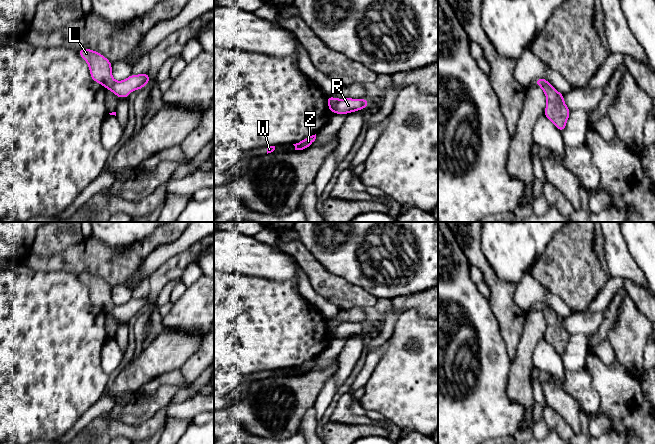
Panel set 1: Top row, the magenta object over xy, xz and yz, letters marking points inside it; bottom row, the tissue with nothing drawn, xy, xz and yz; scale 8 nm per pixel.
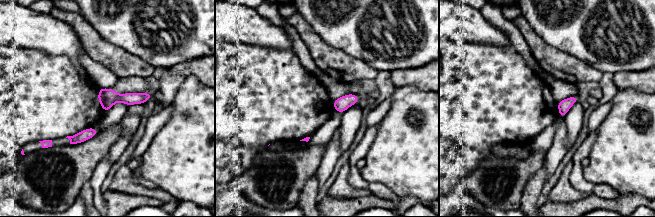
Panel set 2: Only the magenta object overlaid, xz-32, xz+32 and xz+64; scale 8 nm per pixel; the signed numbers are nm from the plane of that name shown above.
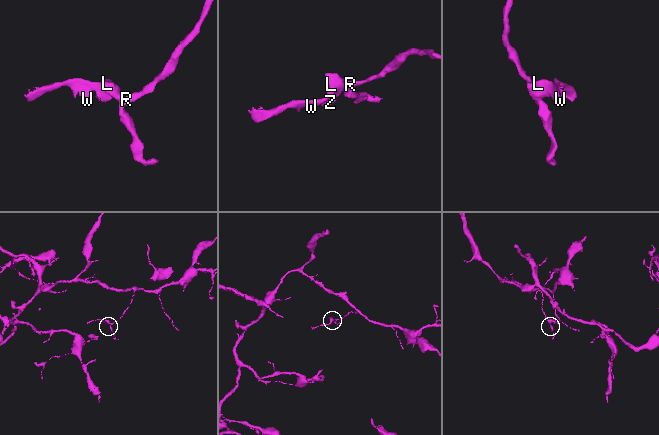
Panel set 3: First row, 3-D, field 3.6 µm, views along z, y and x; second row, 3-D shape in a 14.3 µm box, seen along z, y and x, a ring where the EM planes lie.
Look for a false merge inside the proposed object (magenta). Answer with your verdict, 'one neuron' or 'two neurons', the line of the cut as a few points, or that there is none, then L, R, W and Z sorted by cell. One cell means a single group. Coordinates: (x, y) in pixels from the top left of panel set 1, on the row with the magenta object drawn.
two neurons; cut xz (339, 100), (332, 112); groups L W Z / R

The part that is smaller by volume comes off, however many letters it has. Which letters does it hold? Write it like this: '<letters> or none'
L, W, Z

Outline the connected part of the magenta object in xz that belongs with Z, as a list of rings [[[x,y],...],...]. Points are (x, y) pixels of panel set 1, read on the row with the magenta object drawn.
[[[316,134],[309,136],[296,144],[293,144],[295,146],[295,150],[303,150],[310,147],[312,143],[315,141],[315,139],[316,139]]]

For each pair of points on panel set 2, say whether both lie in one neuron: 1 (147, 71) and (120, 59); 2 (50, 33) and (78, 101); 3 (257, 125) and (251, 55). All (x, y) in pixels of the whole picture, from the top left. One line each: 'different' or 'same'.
1: same
2: different
3: same

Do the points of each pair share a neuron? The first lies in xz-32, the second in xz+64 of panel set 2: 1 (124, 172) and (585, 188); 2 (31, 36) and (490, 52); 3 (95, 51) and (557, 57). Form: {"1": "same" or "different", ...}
{"1": "different", "2": "different", "3": "same"}

